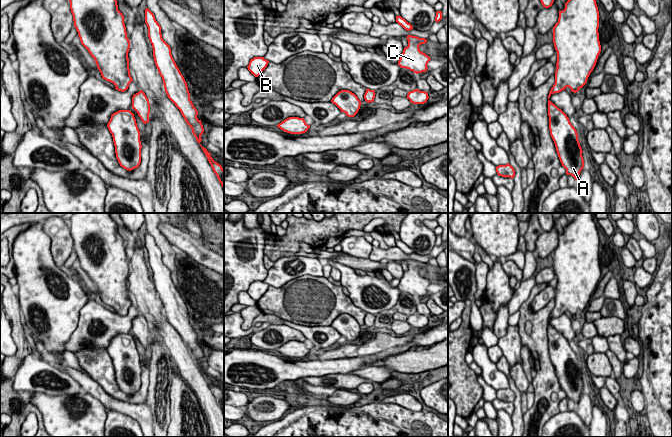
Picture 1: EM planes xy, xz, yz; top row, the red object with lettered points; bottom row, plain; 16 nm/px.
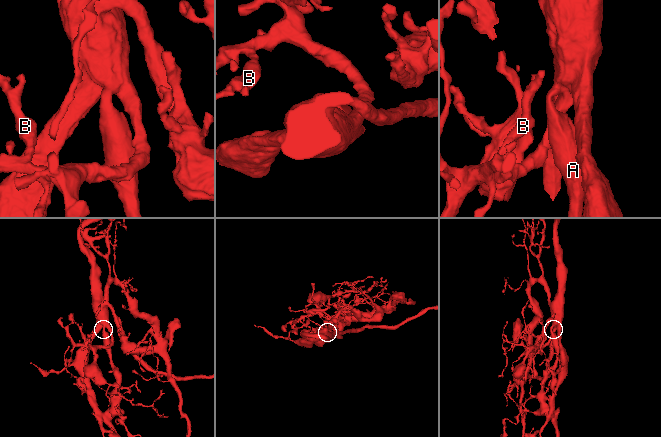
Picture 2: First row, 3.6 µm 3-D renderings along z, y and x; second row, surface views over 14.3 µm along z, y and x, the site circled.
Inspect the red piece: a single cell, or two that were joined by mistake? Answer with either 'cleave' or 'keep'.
keep

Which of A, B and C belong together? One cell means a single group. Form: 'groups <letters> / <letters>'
groups A B C

